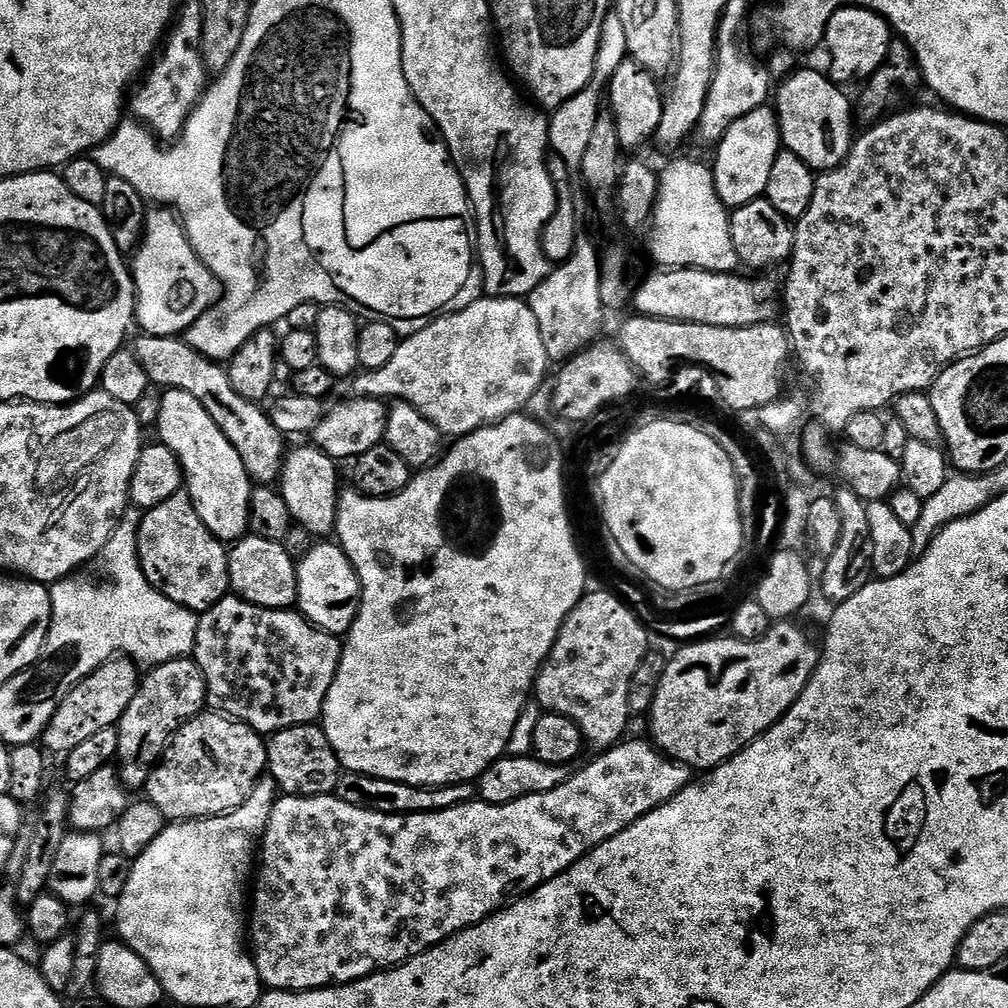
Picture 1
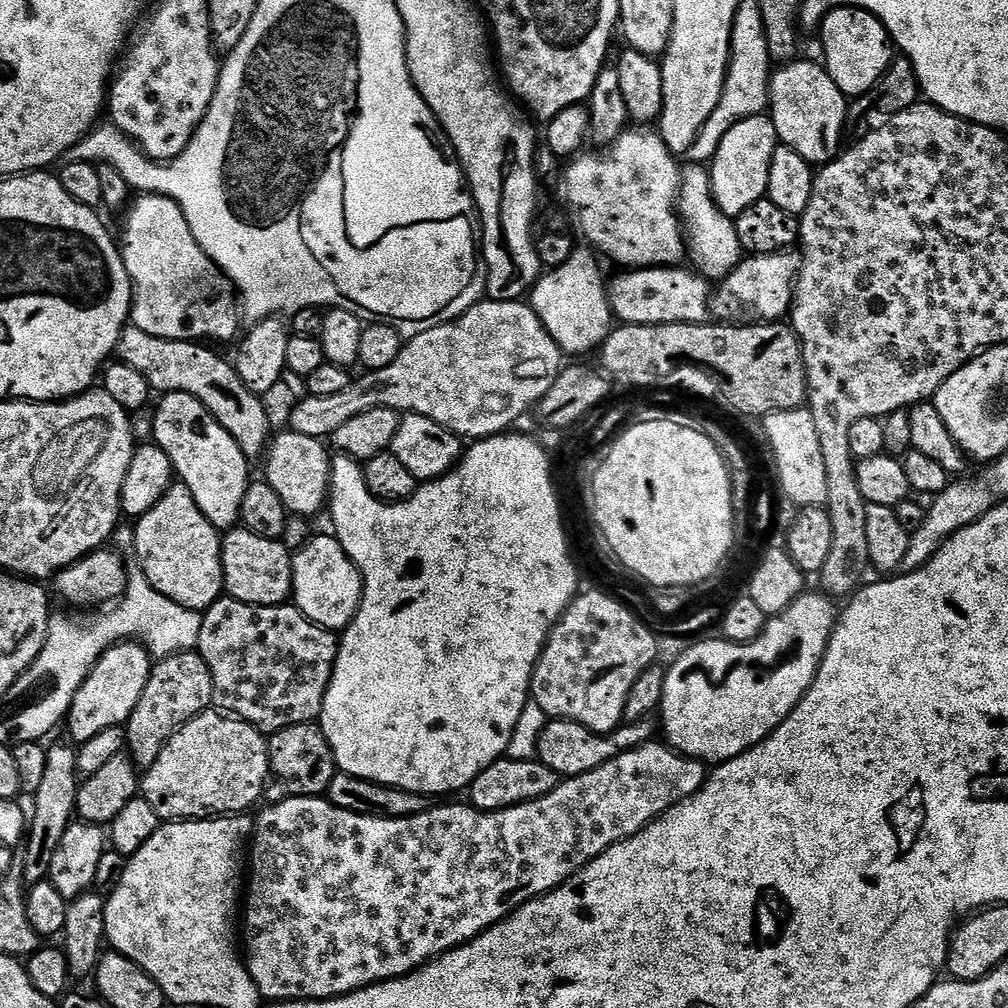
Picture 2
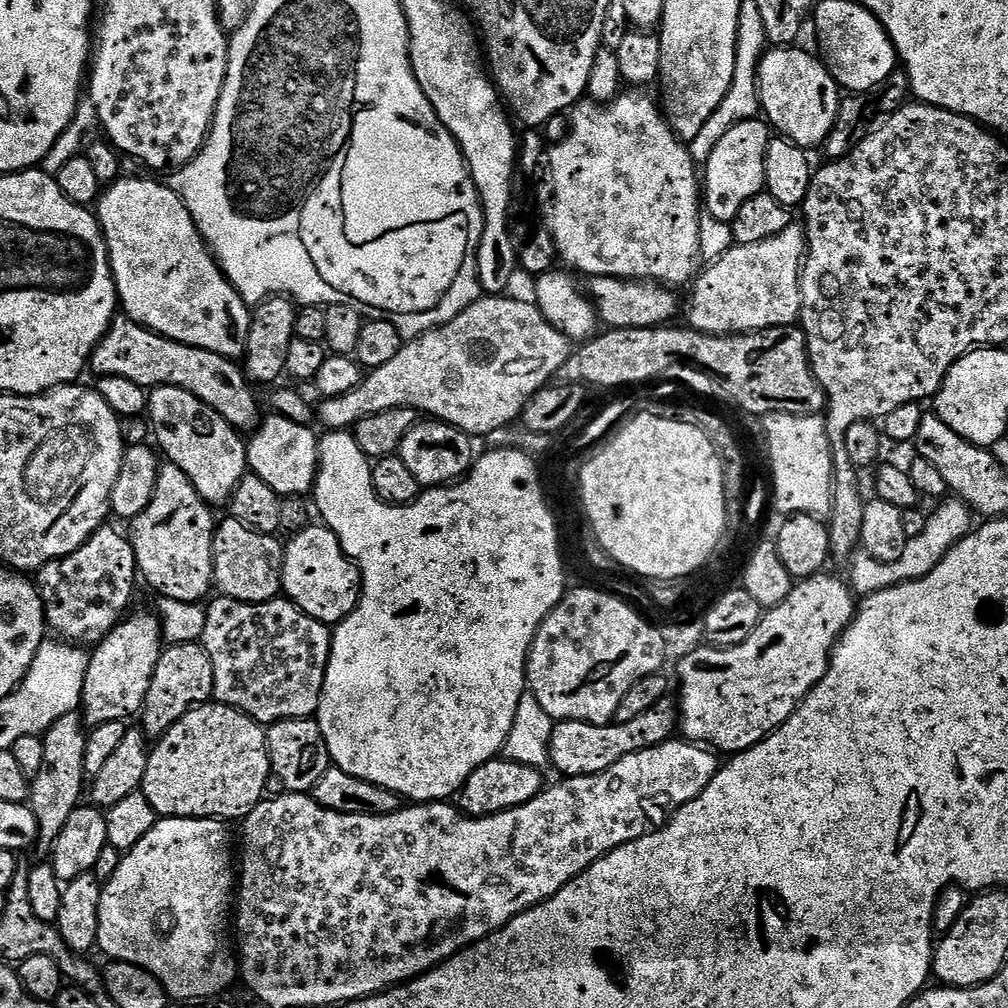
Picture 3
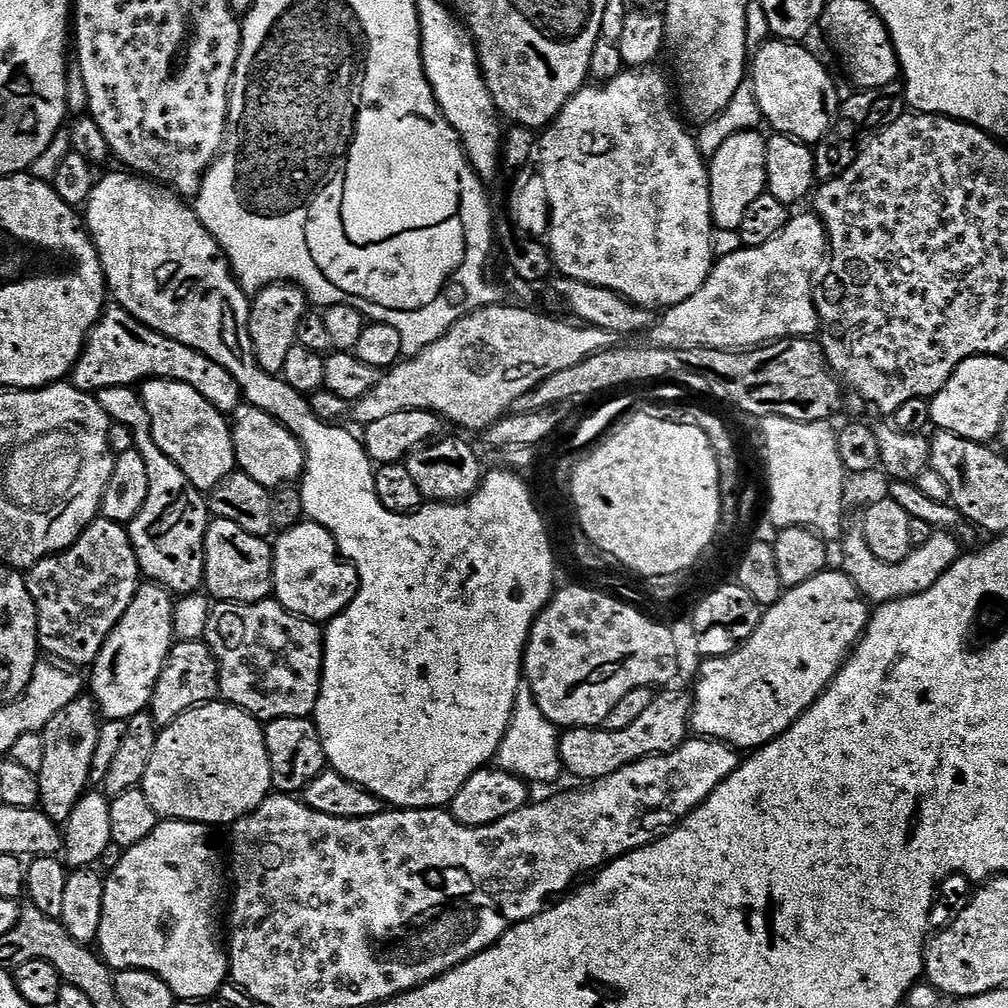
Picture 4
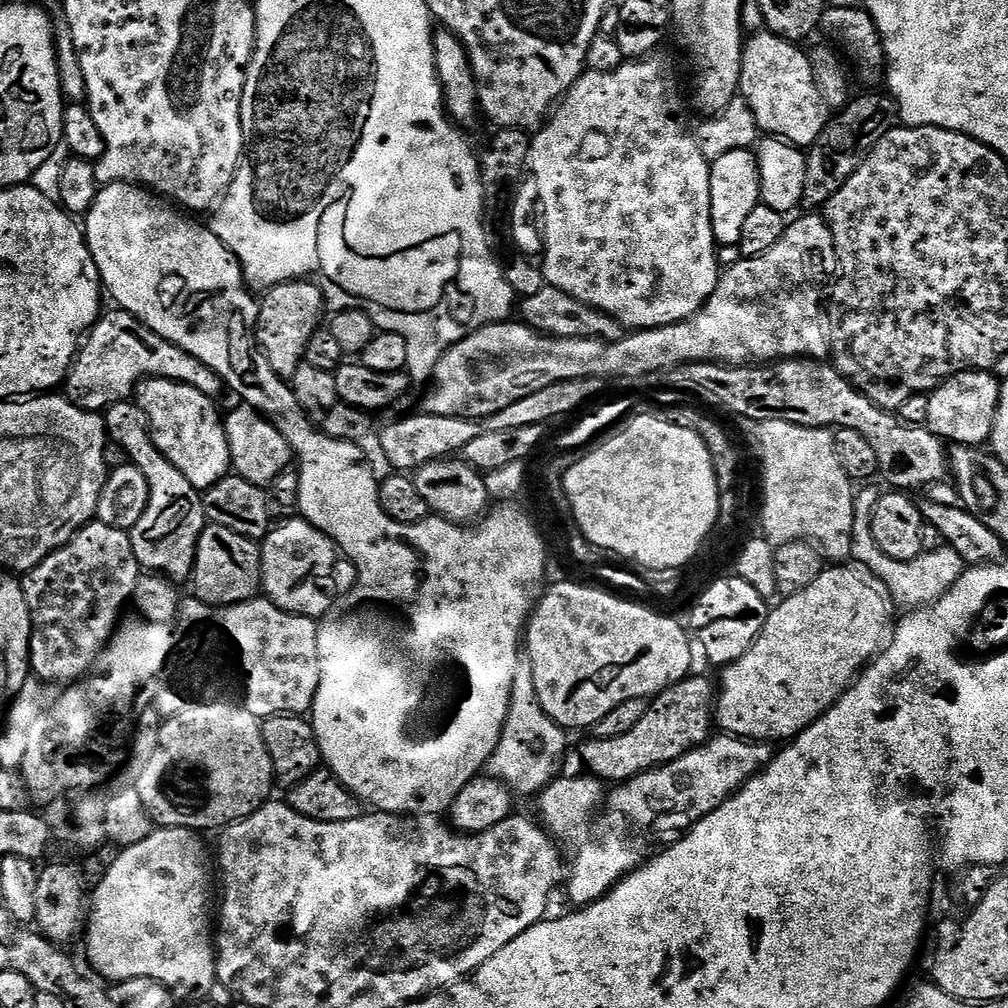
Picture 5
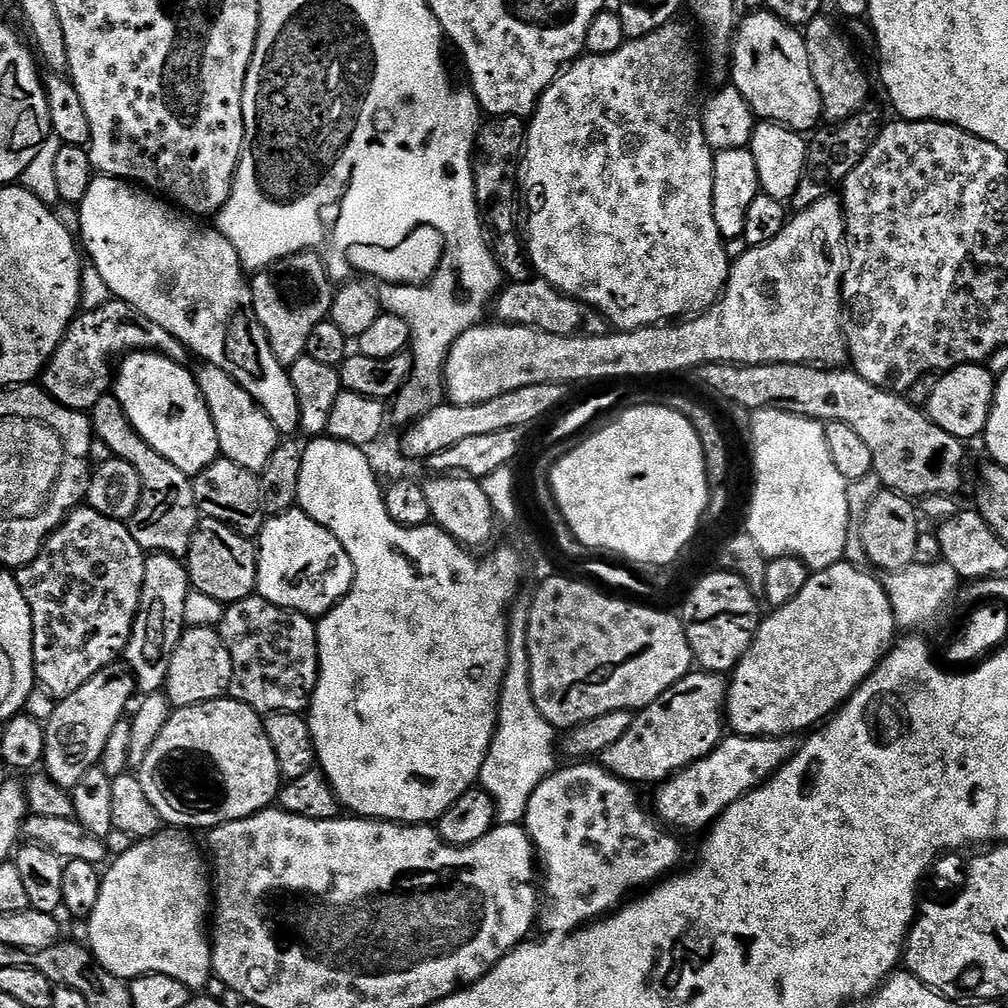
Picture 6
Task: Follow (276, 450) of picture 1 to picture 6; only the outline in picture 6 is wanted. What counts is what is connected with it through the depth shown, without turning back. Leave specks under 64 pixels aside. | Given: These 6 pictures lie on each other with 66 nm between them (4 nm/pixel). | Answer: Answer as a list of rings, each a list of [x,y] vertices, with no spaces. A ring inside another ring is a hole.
[[[112,298],[108,304],[101,306],[100,309],[81,311],[72,321],[64,336],[64,341],[58,346],[56,353],[52,355],[50,363],[44,367],[42,387],[63,408],[87,413],[113,387],[114,360],[112,364],[112,356],[120,358],[130,352],[158,352],[161,356],[168,356],[177,362],[183,361],[185,359],[183,356],[186,356],[184,345],[179,340],[175,340],[166,330],[162,330],[162,326],[158,326],[158,322],[150,322],[150,318],[146,318],[146,314],[134,310],[126,302]]]

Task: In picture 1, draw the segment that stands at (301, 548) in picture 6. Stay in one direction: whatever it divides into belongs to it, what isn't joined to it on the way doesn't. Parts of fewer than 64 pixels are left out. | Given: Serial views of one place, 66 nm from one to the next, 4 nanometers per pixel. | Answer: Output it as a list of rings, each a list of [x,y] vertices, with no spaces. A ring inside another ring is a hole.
[[[316,542],[297,563],[296,577],[299,611],[307,616],[309,622],[331,636],[343,637],[347,634],[360,613],[360,579],[339,543]]]

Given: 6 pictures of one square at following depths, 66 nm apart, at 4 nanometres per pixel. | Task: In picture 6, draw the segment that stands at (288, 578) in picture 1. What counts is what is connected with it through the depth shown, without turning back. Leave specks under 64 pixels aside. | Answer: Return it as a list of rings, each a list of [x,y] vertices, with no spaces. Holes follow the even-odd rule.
[[[202,518],[196,523],[196,529],[190,538],[186,567],[189,585],[222,605],[244,600],[256,592],[256,544],[249,537],[238,534],[217,520]]]

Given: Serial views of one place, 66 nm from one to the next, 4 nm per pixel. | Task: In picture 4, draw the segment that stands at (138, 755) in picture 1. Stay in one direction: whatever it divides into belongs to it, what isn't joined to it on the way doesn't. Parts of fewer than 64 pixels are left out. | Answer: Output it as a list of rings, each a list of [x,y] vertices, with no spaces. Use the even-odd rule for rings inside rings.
[[[177,639],[172,645],[166,666],[154,686],[150,711],[157,726],[173,724],[182,714],[202,704],[211,704],[220,696],[218,662],[204,640]]]

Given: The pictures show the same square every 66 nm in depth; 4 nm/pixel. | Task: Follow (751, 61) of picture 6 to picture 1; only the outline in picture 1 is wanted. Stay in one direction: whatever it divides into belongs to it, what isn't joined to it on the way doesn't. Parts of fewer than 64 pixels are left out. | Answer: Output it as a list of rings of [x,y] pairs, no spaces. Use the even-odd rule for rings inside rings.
[[[800,70],[793,71],[781,84],[774,96],[774,111],[780,117],[783,147],[798,154],[817,173],[837,168],[852,153],[854,143],[854,104],[844,97],[845,89],[824,72]]]

